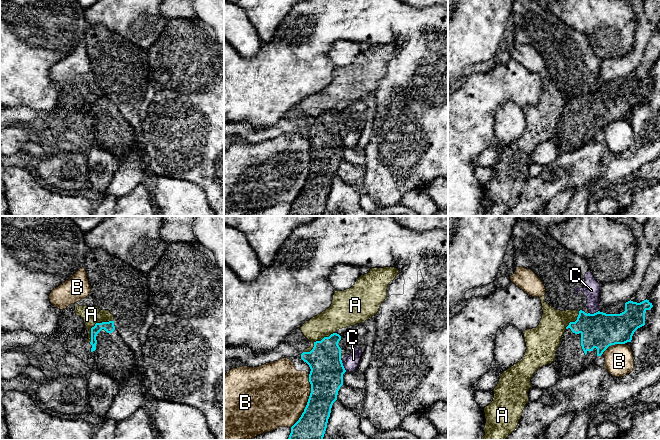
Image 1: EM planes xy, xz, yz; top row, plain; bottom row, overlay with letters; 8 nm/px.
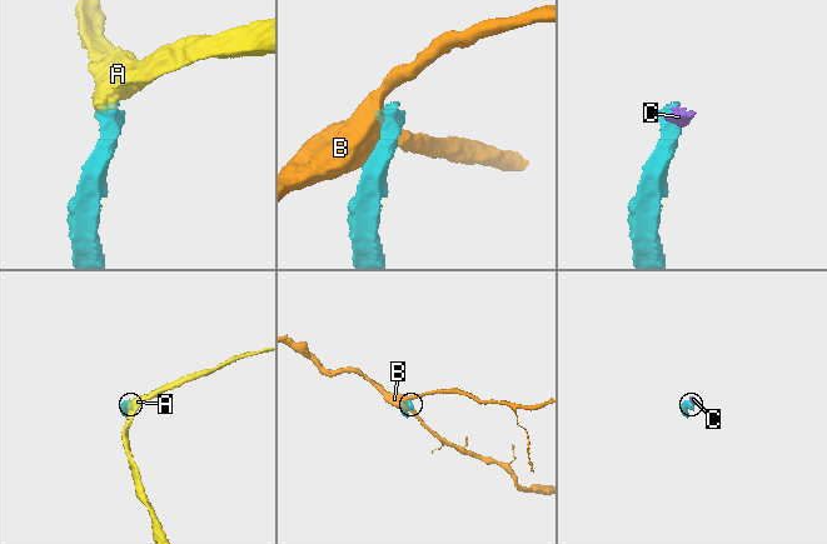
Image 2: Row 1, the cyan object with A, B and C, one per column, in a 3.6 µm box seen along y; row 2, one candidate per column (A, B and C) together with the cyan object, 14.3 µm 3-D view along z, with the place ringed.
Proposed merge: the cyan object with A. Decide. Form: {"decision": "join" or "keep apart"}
{"decision": "keep apart"}

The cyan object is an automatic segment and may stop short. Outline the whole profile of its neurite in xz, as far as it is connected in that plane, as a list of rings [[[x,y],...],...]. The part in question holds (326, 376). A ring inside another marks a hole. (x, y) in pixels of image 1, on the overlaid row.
[[[337,333],[314,342],[310,352],[303,352],[301,359],[306,362],[311,371],[309,382],[311,393],[299,420],[291,427],[288,440],[323,440],[333,403],[337,400],[340,387],[343,385],[343,374],[346,372],[341,360],[341,348],[338,343],[341,336]]]

